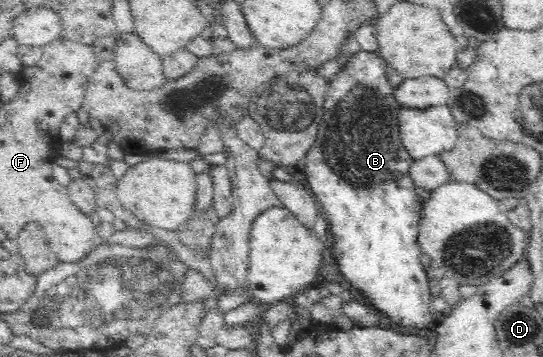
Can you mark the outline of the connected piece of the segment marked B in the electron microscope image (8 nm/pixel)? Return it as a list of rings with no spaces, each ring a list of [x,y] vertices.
[[[361,49],[331,78],[323,113],[317,118],[317,140],[306,154],[303,172],[333,235],[333,257],[337,259],[345,281],[363,293],[389,323],[405,329],[425,329],[434,319],[430,308],[433,296],[426,269],[420,261],[418,244],[423,201],[415,193],[416,185],[410,176],[414,159],[400,137],[398,114],[401,106],[395,100],[395,89],[385,77],[385,65],[387,63],[377,52]]]

